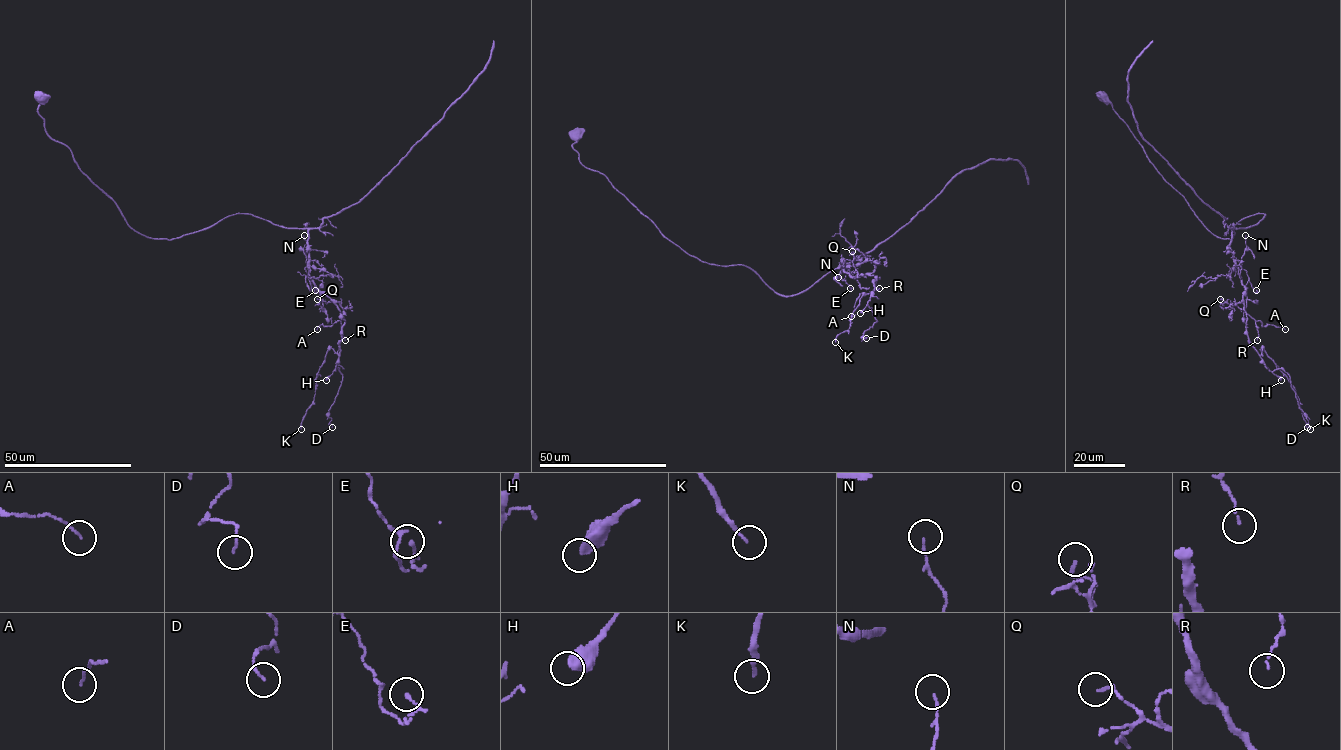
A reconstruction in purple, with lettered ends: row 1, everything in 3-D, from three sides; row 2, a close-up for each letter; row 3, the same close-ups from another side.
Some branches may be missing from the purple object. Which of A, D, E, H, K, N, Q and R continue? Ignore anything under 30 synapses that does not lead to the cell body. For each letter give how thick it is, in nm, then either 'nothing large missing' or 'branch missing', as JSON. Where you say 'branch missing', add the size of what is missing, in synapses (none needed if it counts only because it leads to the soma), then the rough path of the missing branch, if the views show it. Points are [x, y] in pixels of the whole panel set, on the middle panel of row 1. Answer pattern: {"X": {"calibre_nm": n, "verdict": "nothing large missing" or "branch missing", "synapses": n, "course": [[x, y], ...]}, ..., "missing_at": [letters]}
{"A": {"calibre_nm": 90, "verdict": "nothing large missing"}, "D": {"calibre_nm": 90, "verdict": "nothing large missing"}, "E": {"calibre_nm": 140, "verdict": "nothing large missing"}, "H": {"calibre_nm": 500, "verdict": "nothing large missing"}, "K": {"calibre_nm": 140, "verdict": "nothing large missing"}, "N": {"calibre_nm": 90, "verdict": "nothing large missing"}, "Q": {"calibre_nm": 130, "verdict": "nothing large missing"}, "R": {"calibre_nm": 80, "verdict": "nothing large missing"}, "missing_at": []}

